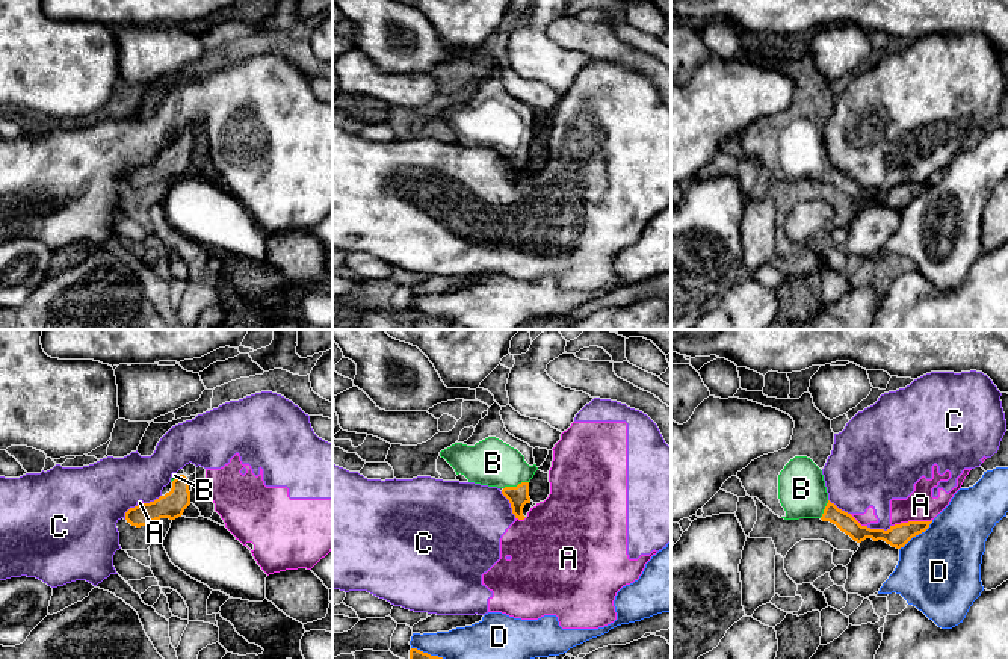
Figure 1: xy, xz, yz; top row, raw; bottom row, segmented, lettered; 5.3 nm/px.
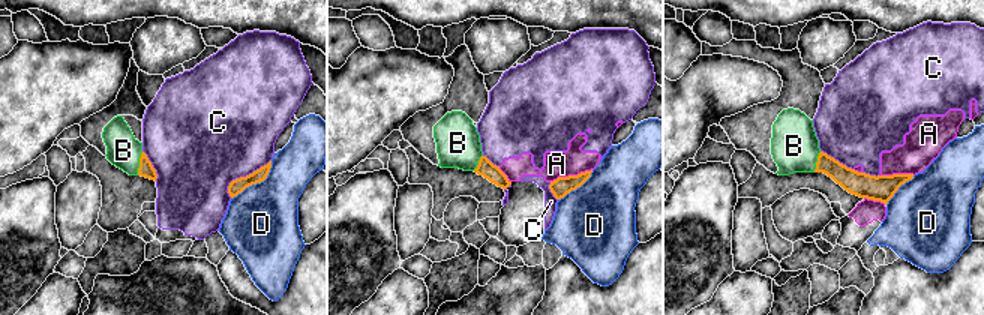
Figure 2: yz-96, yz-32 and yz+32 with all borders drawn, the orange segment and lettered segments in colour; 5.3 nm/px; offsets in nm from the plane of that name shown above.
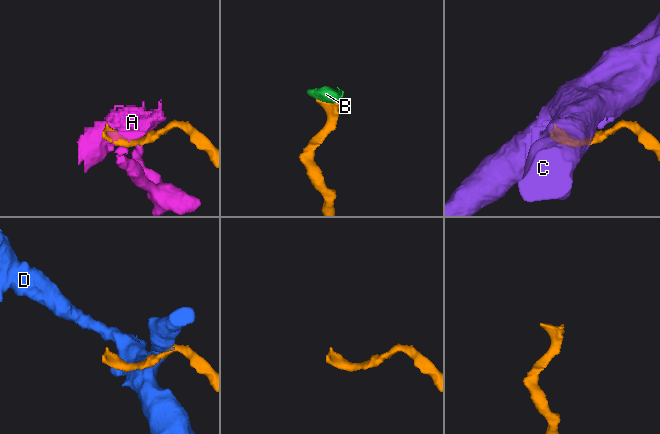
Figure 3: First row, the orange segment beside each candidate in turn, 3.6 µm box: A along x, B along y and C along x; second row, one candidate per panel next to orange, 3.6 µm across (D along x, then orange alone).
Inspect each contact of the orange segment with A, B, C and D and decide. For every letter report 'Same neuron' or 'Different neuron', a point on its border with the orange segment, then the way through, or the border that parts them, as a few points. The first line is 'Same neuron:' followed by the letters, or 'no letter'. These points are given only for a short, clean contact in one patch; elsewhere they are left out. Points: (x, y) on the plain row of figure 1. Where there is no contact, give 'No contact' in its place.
Same neuron: B
A: Different neuron. Touches orange at yz (912, 183)
B: Same neuron. Touches orange at xz (517, 147). Path across: xz (519, 157), (517, 147), (493, 124)
C: Different neuron. Touches orange at xz (511, 167)
D: Different neuron. Touches orange at yz (916, 195)

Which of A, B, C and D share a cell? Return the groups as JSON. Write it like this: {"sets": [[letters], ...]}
{"sets": [["A", "C"], ["B"], ["D"]]}

